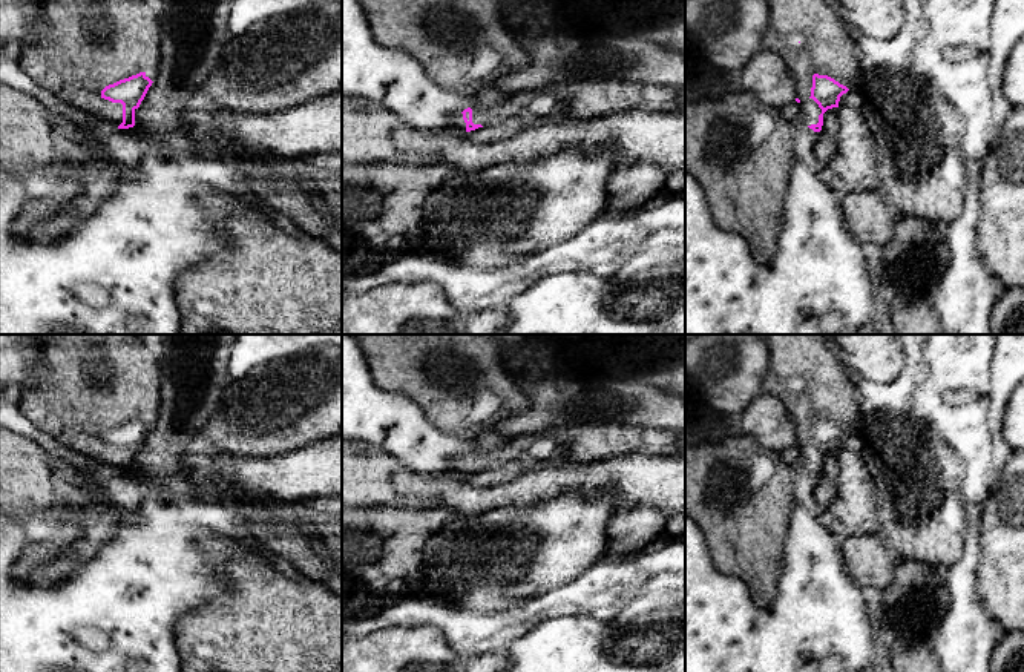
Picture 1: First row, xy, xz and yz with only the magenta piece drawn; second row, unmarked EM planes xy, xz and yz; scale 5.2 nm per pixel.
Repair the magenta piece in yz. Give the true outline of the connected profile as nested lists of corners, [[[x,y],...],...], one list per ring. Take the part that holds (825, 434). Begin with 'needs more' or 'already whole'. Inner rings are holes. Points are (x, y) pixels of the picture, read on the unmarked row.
needs more | [[[763,334],[770,367],[763,390],[782,400],[796,422],[796,445],[805,469],[820,476],[823,457],[839,451],[840,440],[855,433],[860,422],[862,394],[848,365],[834,354],[825,334]]]

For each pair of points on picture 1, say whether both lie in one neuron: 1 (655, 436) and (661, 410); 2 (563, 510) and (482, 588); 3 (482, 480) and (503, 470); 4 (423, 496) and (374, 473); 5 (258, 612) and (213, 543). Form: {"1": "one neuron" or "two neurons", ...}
{"1": "two neurons", "2": "one neuron", "3": "one neuron", "4": "one neuron", "5": "one neuron"}

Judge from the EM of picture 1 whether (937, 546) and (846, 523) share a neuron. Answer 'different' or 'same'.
different

